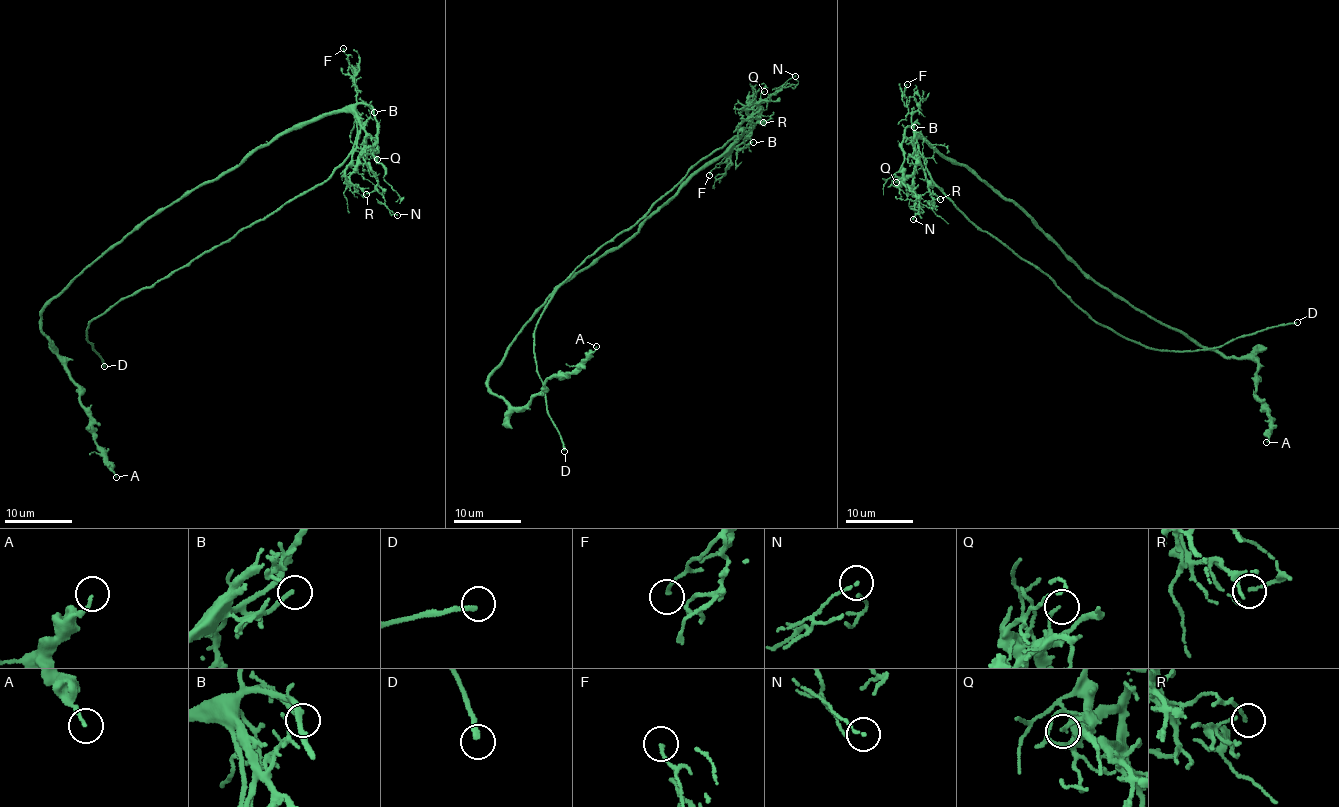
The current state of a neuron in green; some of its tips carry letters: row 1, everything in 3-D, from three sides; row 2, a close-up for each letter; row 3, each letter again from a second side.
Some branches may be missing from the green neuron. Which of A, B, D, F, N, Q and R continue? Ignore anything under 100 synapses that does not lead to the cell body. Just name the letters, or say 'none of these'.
D

